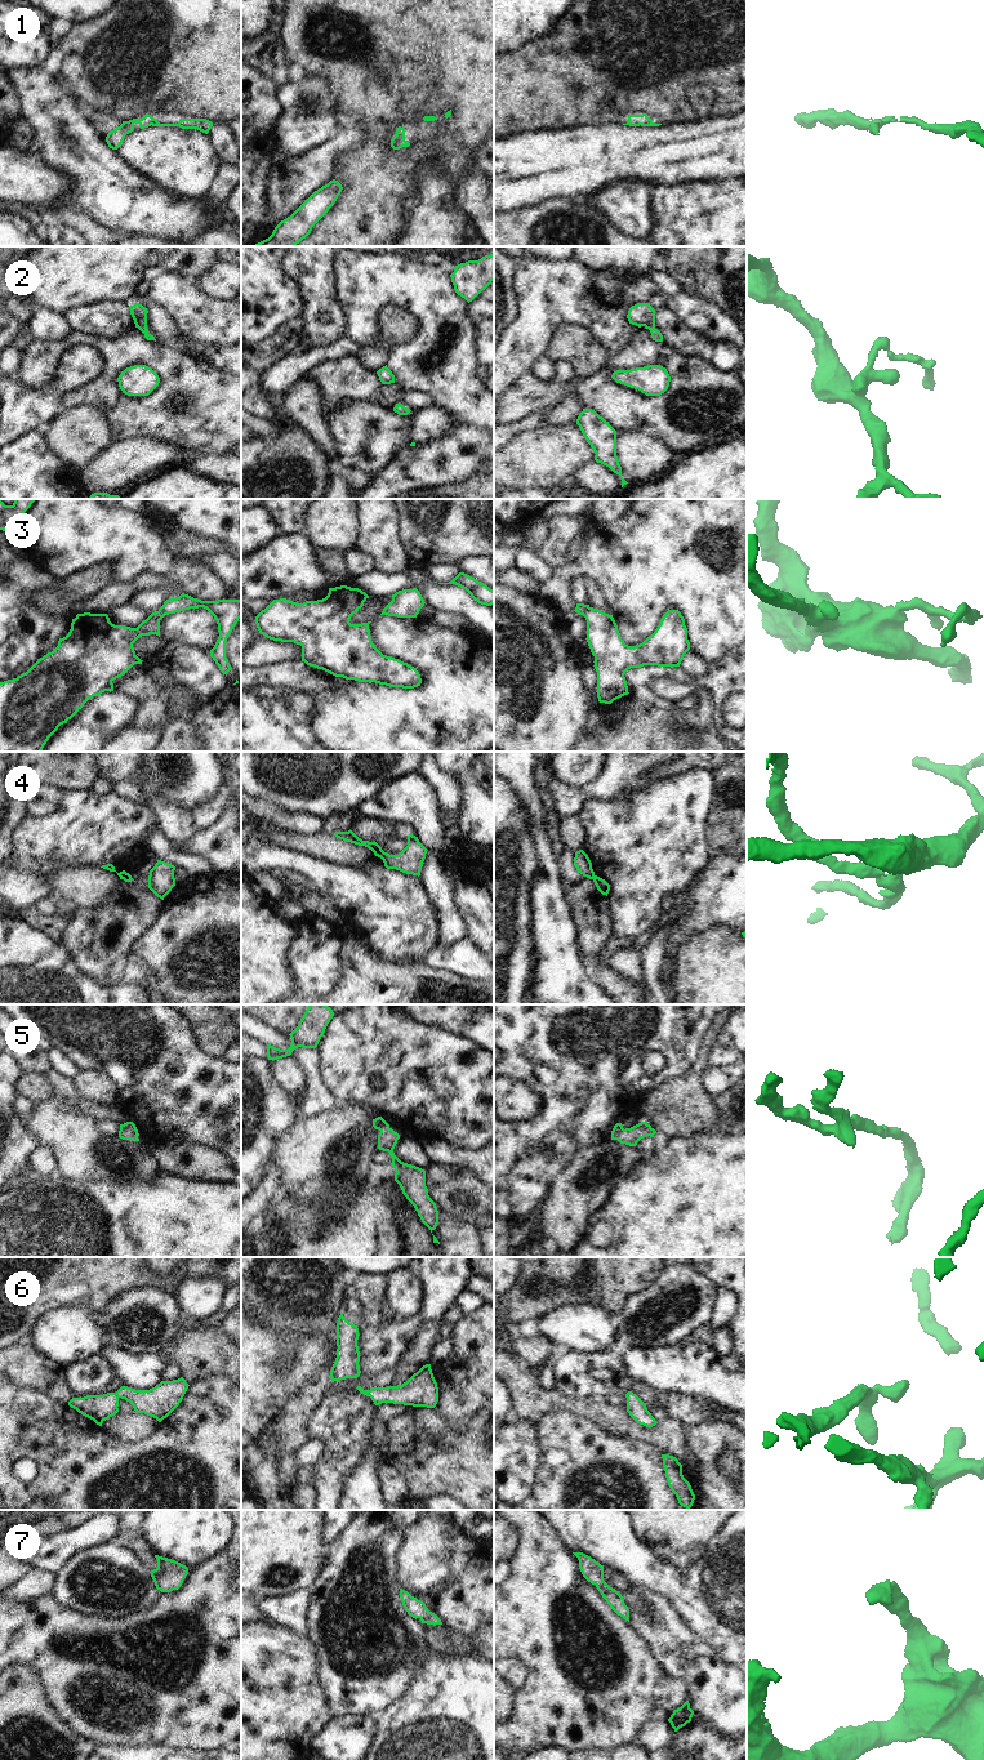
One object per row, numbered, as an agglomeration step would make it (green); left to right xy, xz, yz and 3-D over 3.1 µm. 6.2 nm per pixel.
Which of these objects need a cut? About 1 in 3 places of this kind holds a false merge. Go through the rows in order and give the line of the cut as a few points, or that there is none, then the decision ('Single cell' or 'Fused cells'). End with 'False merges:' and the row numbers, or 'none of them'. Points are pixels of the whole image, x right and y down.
1: No split. Single cell
2: No split. Single cell
3: Split along yz (590, 607), (583, 615). Fused cells
4: Split along xz (381, 849), (374, 852). Fused cells
5: No split. Single cell
6: No split. Single cell
7: No split. Single cell
False merges: 3, 4

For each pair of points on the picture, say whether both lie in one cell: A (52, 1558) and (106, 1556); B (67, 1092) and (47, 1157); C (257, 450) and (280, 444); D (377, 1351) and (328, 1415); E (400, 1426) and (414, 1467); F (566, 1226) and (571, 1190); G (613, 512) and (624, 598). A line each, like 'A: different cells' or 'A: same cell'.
A: different cells
B: different cells
C: same cell
D: same cell
E: same cell
F: same cell
G: different cells

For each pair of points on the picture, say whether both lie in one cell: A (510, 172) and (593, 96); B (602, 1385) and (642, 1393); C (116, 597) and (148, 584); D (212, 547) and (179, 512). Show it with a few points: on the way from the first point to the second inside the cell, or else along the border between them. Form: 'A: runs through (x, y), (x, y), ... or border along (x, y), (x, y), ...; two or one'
A: border along (586, 124), (578, 128), (525, 130); two
B: runs through (613, 1385), (632, 1386); one
C: runs through (124, 591), (141, 584); one
D: border along (176, 528), (218, 542), (225, 549); two

